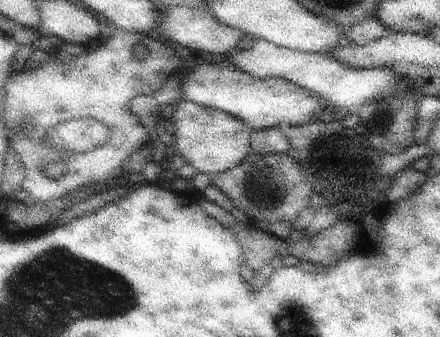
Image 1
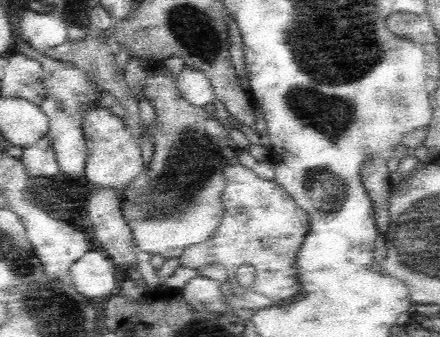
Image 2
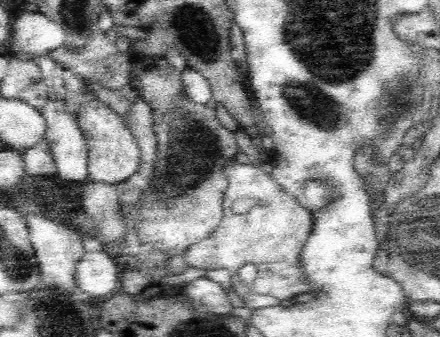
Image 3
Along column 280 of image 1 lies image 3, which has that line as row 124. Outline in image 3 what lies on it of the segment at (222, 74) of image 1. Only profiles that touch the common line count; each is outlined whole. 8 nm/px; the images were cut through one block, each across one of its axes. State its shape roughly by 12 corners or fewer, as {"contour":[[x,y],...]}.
{"contour":[[94,92],[76,116],[88,144],[90,180],[122,184],[140,146]]}

